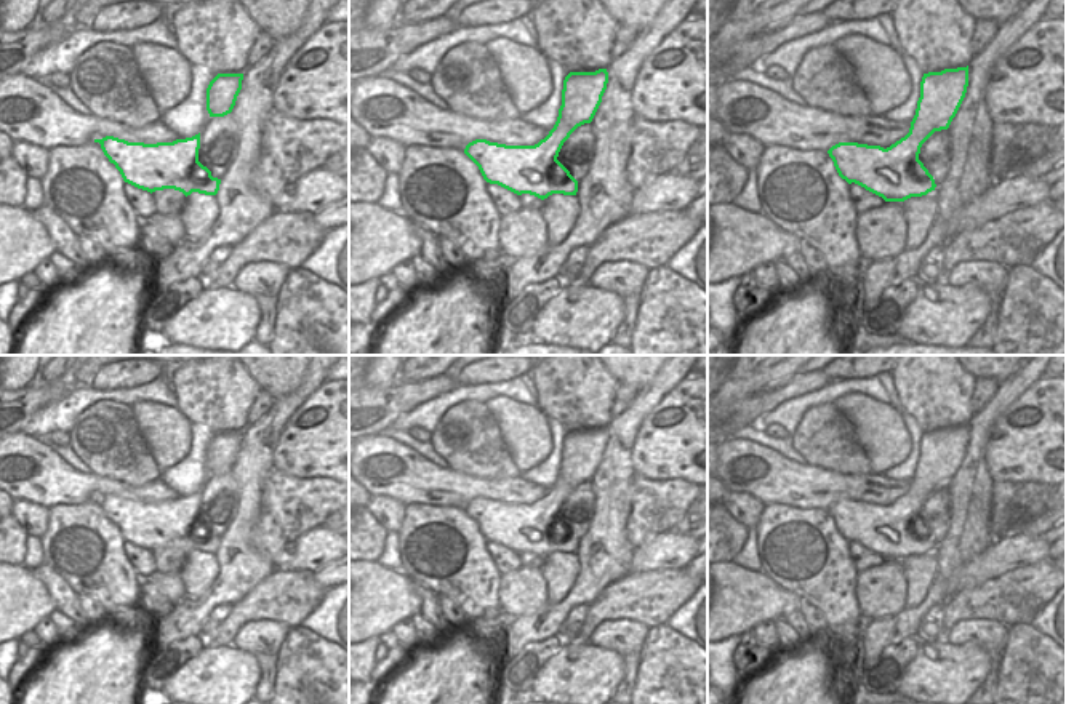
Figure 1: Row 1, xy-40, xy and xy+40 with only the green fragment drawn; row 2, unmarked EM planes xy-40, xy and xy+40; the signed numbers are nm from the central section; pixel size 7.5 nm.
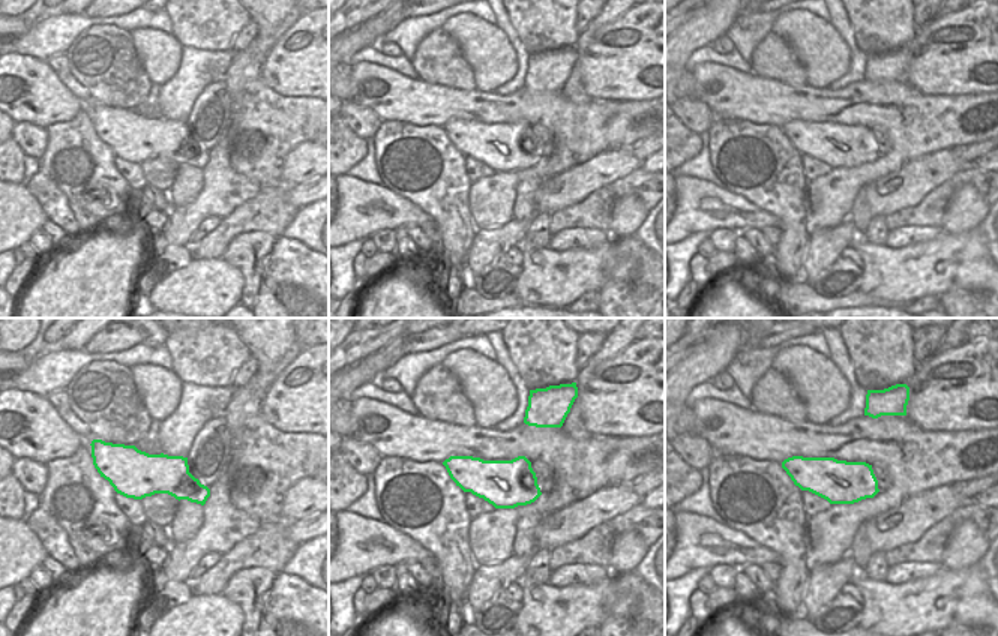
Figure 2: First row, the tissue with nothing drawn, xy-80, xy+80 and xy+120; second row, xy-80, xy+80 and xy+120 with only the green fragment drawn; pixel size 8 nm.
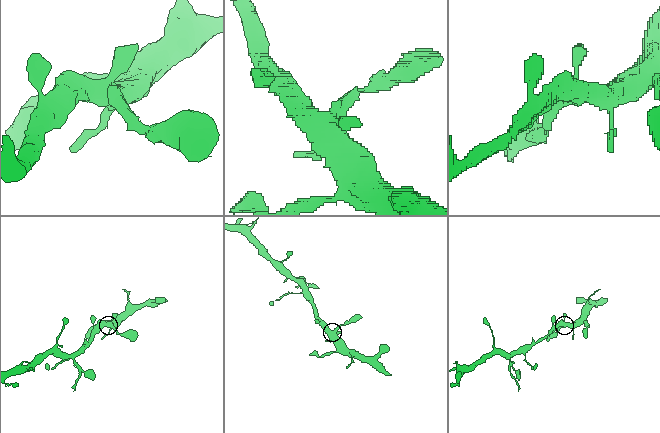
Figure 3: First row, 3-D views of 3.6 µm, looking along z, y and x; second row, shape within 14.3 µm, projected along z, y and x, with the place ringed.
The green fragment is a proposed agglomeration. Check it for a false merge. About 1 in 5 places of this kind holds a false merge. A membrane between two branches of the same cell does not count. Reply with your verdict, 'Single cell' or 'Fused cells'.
Single cell.

